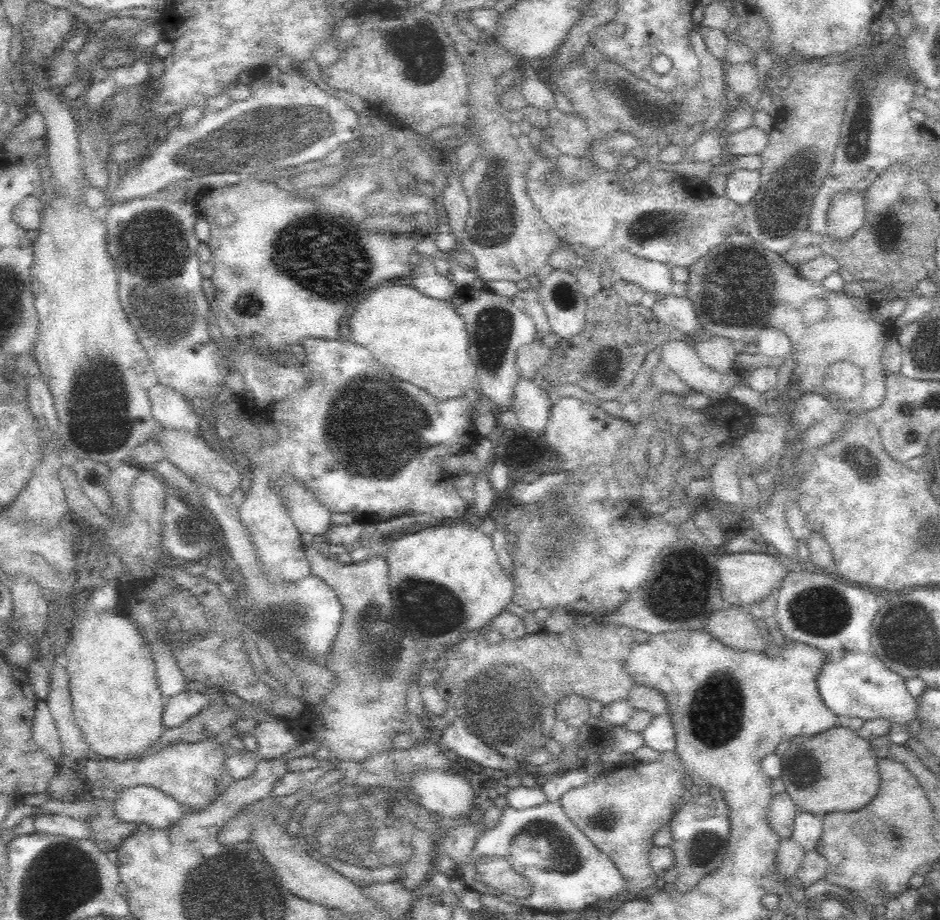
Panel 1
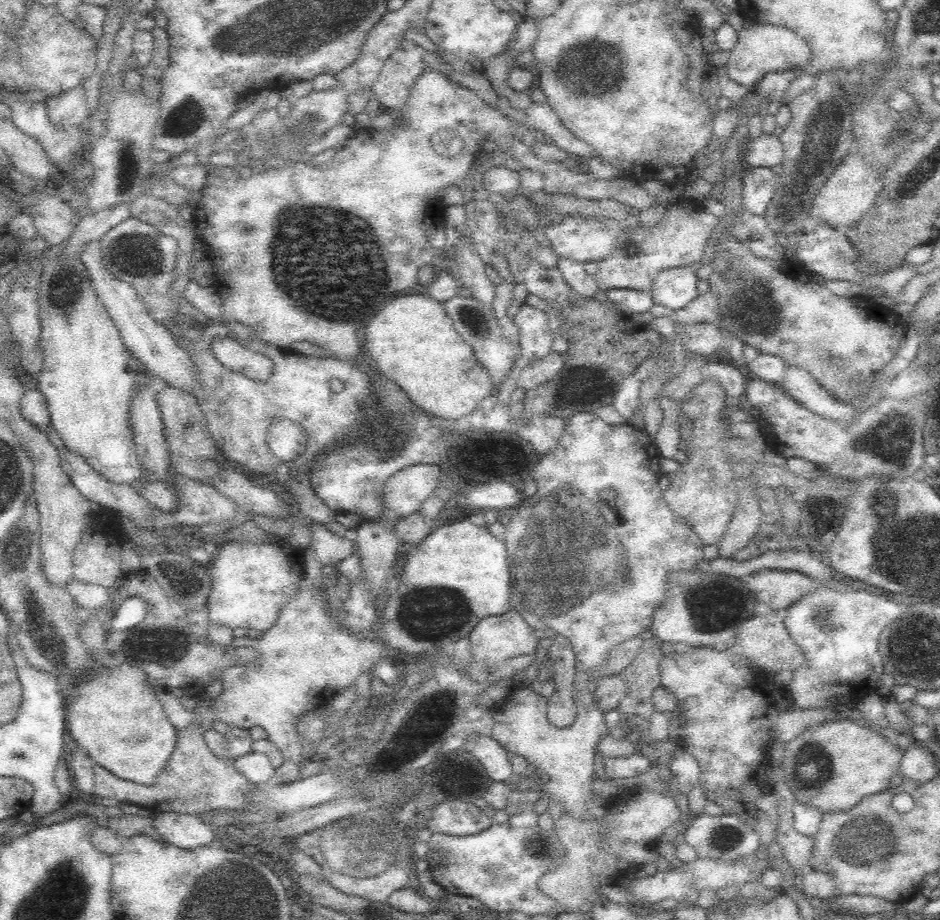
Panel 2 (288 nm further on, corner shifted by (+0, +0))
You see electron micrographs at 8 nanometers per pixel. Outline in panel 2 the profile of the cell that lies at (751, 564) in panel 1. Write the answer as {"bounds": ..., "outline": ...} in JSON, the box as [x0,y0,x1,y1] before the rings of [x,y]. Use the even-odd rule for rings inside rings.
{"bounds":[742,568,816,610],"outline":[[[762,568],[742,578],[746,588],[768,608],[786,610],[790,604],[806,596],[816,584],[802,572]]]}

